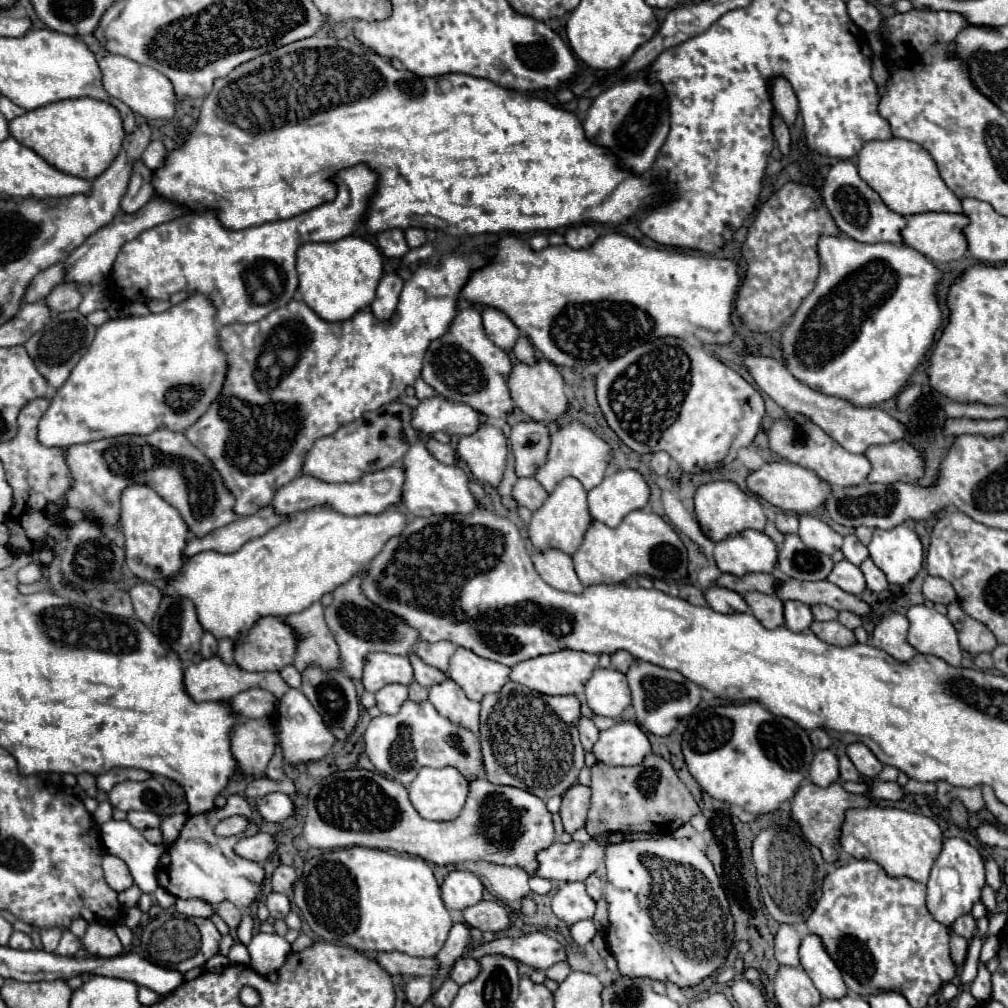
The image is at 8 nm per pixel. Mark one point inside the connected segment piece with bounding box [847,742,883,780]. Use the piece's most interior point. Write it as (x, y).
(862, 758)

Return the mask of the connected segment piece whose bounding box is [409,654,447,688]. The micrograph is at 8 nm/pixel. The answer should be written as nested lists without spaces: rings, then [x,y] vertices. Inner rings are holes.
[[[415,654],[409,656],[411,658],[411,664],[413,664],[413,670],[415,670],[415,680],[425,686],[425,688],[431,688],[435,686],[435,682],[443,682],[443,678],[447,678],[445,672],[441,670],[435,670],[433,666],[427,666],[425,662],[421,662]]]

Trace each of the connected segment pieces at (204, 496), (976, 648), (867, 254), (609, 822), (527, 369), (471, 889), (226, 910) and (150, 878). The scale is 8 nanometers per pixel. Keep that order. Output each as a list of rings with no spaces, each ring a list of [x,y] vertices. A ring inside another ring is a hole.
[[[159,426],[147,436],[115,436],[69,446],[65,450],[65,462],[73,480],[65,492],[65,504],[81,510],[87,520],[101,526],[121,528],[121,494],[133,484],[151,486],[163,500],[175,506],[197,538],[237,520],[237,514],[231,510],[231,494],[213,464],[181,432],[167,430],[165,426]],[[161,456],[167,456],[169,462],[163,462]],[[183,460],[187,460],[191,472],[195,468],[193,474],[185,470]]]
[[[957,602],[949,604],[947,610],[949,610],[947,618],[955,626],[963,650],[967,650],[969,654],[981,654],[981,652],[991,652],[997,646],[997,640],[991,634],[991,630],[987,630],[987,626],[975,622],[975,618],[965,614]]]
[[[821,236],[819,238],[819,260],[821,260],[821,272],[819,272],[813,292],[803,300],[803,304],[799,306],[799,310],[793,314],[791,322],[783,330],[781,352],[783,352],[783,362],[785,362],[787,370],[791,370],[791,374],[795,374],[795,378],[799,378],[799,382],[803,382],[805,386],[811,386],[813,390],[819,390],[821,394],[831,394],[835,398],[847,398],[847,402],[851,402],[853,406],[877,406],[889,398],[895,398],[901,392],[901,388],[905,386],[905,382],[909,380],[915,366],[925,358],[927,350],[933,344],[935,332],[941,326],[941,308],[935,300],[935,286],[941,278],[941,272],[937,270],[937,266],[933,262],[925,260],[923,254],[919,254],[917,250],[913,250],[909,246],[889,244],[889,242],[863,244],[863,242],[857,242],[847,236],[839,236],[839,238]]]
[[[649,754],[643,764],[633,768],[623,766],[607,766],[597,762],[591,768],[591,808],[587,816],[587,832],[589,836],[603,836],[611,832],[633,834],[633,832],[647,832],[647,834],[671,834],[691,816],[699,814],[699,806],[685,784],[675,774],[675,768],[669,760]]]
[[[537,358],[537,362],[533,366],[517,362],[509,376],[509,388],[511,388],[511,398],[513,398],[515,406],[519,410],[523,410],[529,418],[533,418],[535,422],[545,422],[545,424],[557,422],[571,408],[571,404],[567,402],[567,396],[565,396],[563,376],[557,372],[555,364],[551,364],[545,358]]]
[[[453,870],[441,884],[441,898],[449,910],[465,910],[481,900],[483,884],[467,870]]]
[[[221,902],[221,904],[217,904],[217,914],[227,922],[229,928],[237,928],[239,922],[241,922],[243,912],[231,902]]]
[[[109,820],[101,824],[101,840],[109,854],[121,858],[135,880],[135,884],[145,894],[153,894],[159,888],[157,868],[163,850],[167,850],[167,842],[151,844],[143,838],[143,834],[133,828],[127,820]]]

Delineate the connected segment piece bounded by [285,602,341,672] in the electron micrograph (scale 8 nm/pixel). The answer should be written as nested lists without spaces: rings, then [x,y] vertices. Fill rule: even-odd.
[[[315,602],[301,612],[301,618],[285,618],[299,634],[297,656],[293,666],[303,672],[309,666],[319,666],[321,670],[341,670],[339,648],[331,632],[323,622],[323,604]]]

